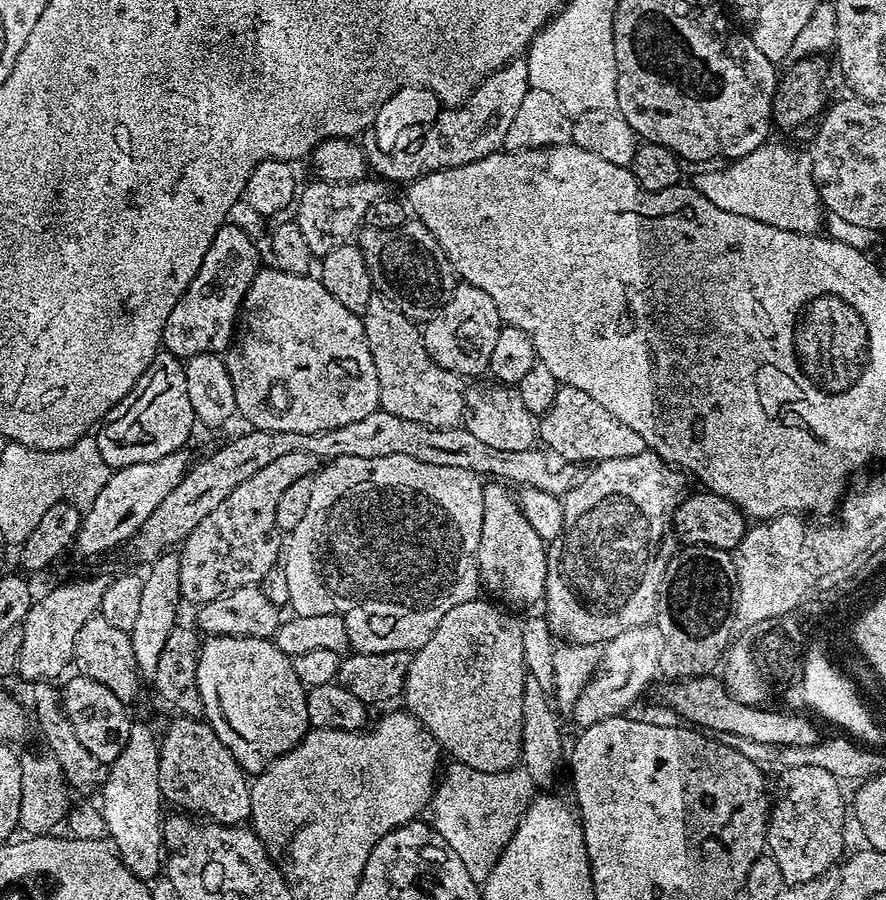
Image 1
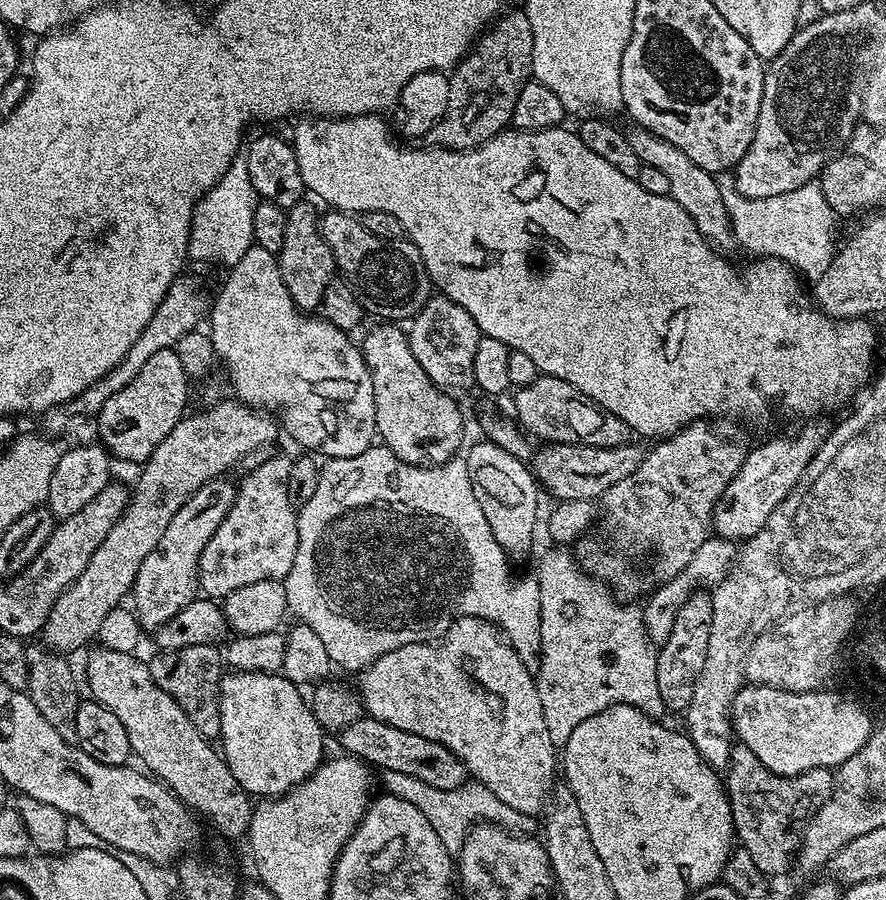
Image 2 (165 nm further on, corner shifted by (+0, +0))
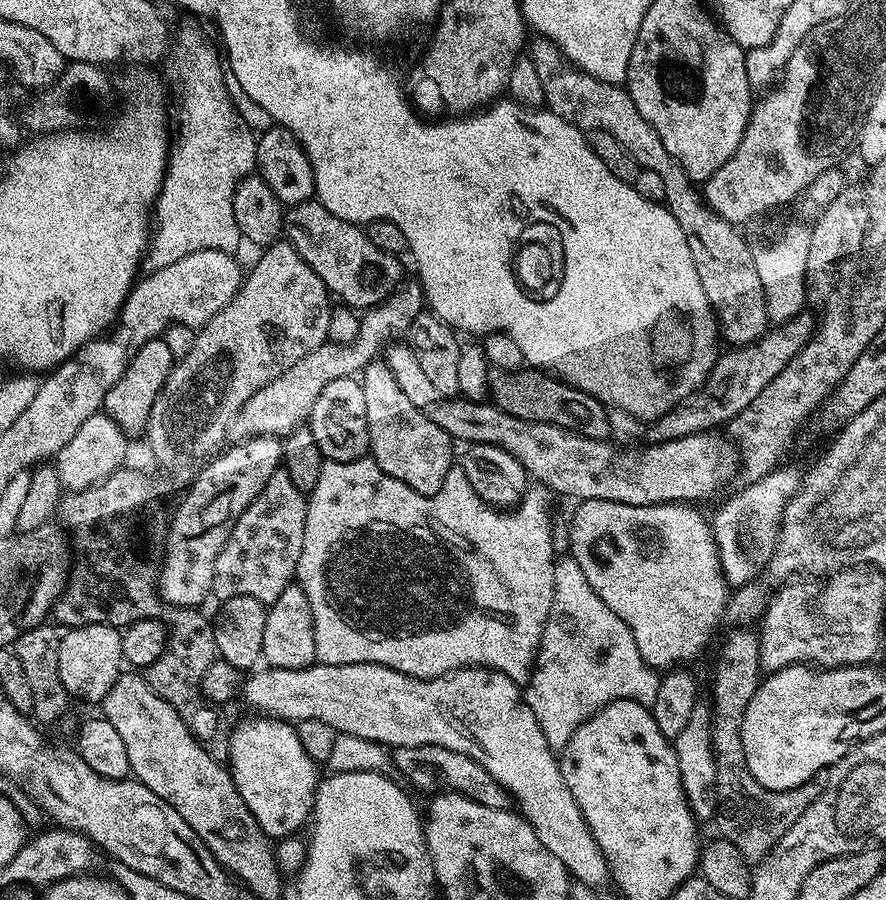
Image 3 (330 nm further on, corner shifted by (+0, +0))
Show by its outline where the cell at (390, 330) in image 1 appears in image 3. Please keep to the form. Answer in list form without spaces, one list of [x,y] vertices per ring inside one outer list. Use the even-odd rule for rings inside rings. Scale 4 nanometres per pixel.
[[[377,358],[364,367],[362,383],[366,394],[368,446],[372,458],[384,473],[406,482],[416,493],[433,496],[441,489],[446,474],[454,466],[453,438],[431,420],[427,411],[406,398],[395,381],[391,366],[383,359]]]

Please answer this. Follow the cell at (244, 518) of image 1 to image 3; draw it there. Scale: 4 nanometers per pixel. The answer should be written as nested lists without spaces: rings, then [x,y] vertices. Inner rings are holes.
[[[277,470],[266,482],[266,486],[246,506],[246,510],[236,519],[236,525],[228,532],[226,542],[218,554],[218,562],[214,562],[214,582],[212,583],[211,595],[217,596],[220,602],[232,599],[238,595],[249,595],[256,598],[265,606],[270,606],[286,590],[286,586],[293,583],[296,567],[302,554],[302,542],[306,530],[306,514],[308,513],[308,501],[305,493],[290,482],[290,474],[283,470]]]

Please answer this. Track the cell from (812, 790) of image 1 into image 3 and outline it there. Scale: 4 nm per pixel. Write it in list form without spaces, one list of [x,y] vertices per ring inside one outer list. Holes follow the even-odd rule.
[[[748,626],[739,627],[732,633],[728,641],[724,644],[724,649],[720,652],[720,657],[716,660],[716,673],[712,676],[712,700],[714,707],[712,714],[712,745],[716,750],[716,811],[715,819],[720,819],[719,835],[725,840],[729,840],[734,846],[738,846],[738,854],[746,858],[749,862],[759,862],[772,851],[772,847],[784,837],[786,830],[802,818],[806,806],[813,804],[820,797],[821,787],[828,783],[828,772],[822,771],[802,786],[791,788],[790,790],[770,790],[750,774],[746,766],[746,754],[742,750],[742,738],[740,737],[740,723],[744,721],[744,711],[754,698],[757,688],[762,683],[762,669],[760,666],[760,638],[759,635]]]

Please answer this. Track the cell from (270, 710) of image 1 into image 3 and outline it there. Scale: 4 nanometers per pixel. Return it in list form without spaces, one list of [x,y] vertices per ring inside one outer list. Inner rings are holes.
[[[277,718],[244,720],[232,736],[227,737],[232,781],[238,786],[238,794],[254,814],[265,837],[284,838],[309,819],[312,801],[316,794],[317,761],[309,758],[300,741],[297,729],[289,721]]]

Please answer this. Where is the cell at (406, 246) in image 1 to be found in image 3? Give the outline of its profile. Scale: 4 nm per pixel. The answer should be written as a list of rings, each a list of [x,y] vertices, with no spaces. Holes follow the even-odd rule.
[[[315,198],[287,209],[284,232],[287,241],[322,278],[329,293],[333,297],[341,296],[344,299],[341,301],[353,310],[376,307],[388,299],[405,279],[401,257],[378,250],[361,225],[338,218],[338,214],[330,214],[330,210]]]

